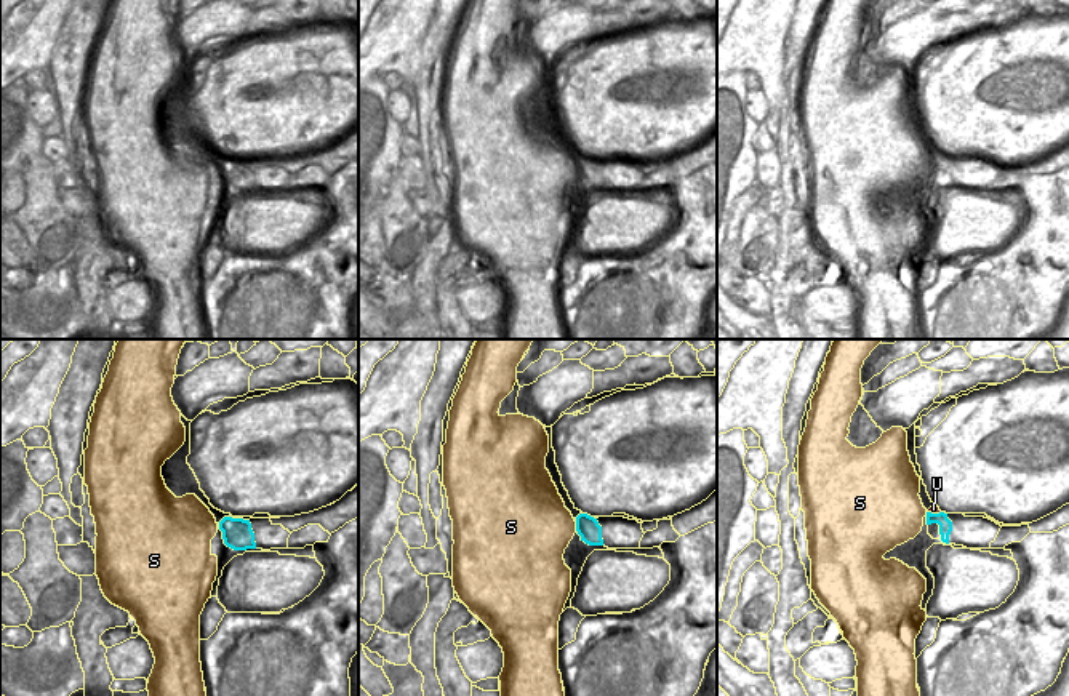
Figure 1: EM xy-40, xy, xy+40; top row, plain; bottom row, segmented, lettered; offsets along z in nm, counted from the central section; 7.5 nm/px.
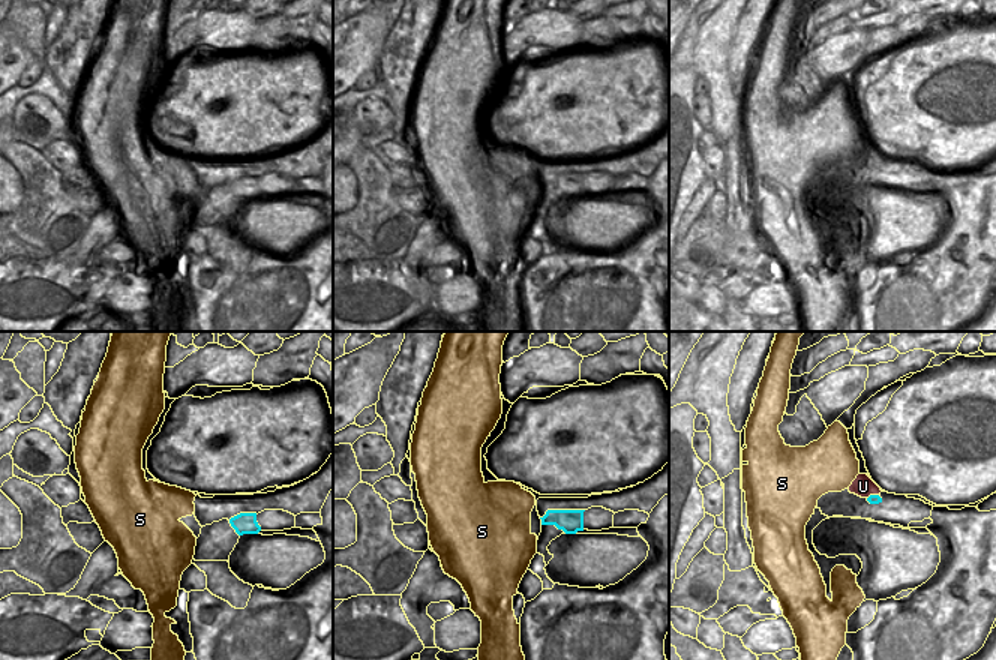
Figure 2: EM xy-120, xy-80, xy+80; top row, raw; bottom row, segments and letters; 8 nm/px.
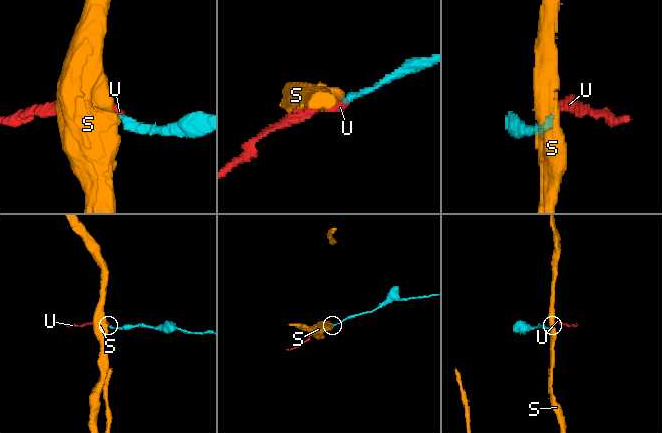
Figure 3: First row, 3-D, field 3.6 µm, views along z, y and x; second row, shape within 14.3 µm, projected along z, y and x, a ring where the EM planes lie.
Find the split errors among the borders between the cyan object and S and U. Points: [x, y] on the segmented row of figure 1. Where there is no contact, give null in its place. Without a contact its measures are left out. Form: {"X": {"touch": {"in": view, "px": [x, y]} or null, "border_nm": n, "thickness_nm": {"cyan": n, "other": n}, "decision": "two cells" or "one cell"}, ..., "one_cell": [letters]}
{"S": {"touch": {"in": "xy", "px": [576, 527]}, "border_nm": 70, "thickness_nm": {"cyan": 170, "other": 440}, "decision": "two cells"}, "U": {"touch": {"in": "xy+40", "px": [935, 514]}, "border_nm": 100, "thickness_nm": {"cyan": 100, "other": 70}, "decision": "one cell"}, "one_cell": ["U"]}

